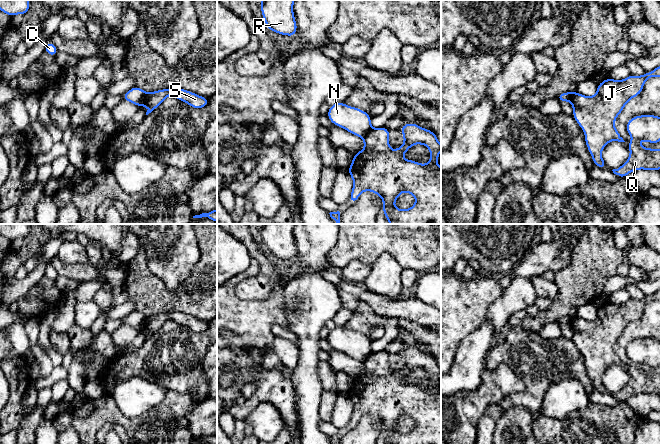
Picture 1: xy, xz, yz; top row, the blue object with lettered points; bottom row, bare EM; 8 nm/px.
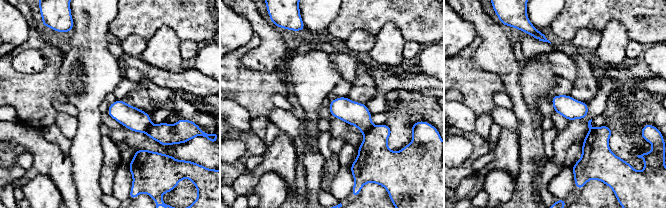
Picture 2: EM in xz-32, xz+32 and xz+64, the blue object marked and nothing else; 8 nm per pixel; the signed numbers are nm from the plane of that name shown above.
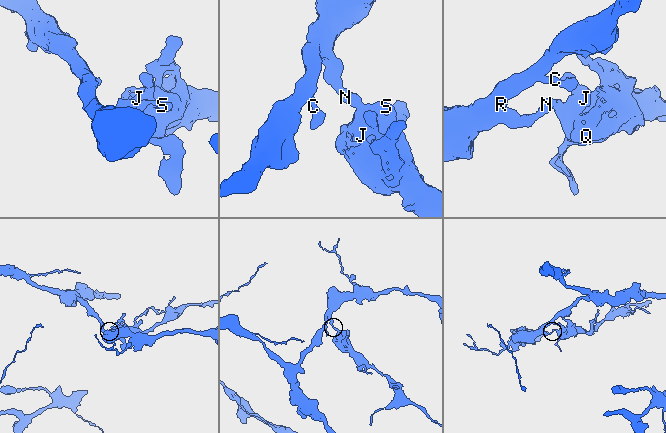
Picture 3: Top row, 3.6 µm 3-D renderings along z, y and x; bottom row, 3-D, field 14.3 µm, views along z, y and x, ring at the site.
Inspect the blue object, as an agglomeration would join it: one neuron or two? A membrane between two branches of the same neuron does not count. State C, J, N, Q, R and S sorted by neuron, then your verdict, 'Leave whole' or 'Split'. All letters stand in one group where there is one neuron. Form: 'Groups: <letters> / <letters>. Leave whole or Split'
Groups: C N R / J Q S. Split

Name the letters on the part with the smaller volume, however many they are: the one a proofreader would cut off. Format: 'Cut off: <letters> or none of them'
Cut off: J, Q, S

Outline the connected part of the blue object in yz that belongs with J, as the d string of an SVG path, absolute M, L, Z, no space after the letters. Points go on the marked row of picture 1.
M660 65L653 71L645 72L642 76L630 74L623 80L607 78L598 84L596 94L592 97L582 95L576 91L574 92L571 99L571 104L573 106L573 117L585 134L585 143L591 157L593 158L595 166L601 169L607 168L601 153L603 148L610 141L625 142L614 126L615 120L622 112L625 105L632 98L641 94L644 83L650 77L660 77Z

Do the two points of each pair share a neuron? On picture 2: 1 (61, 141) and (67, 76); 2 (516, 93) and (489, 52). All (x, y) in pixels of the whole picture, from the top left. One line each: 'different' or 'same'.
1: different
2: same

